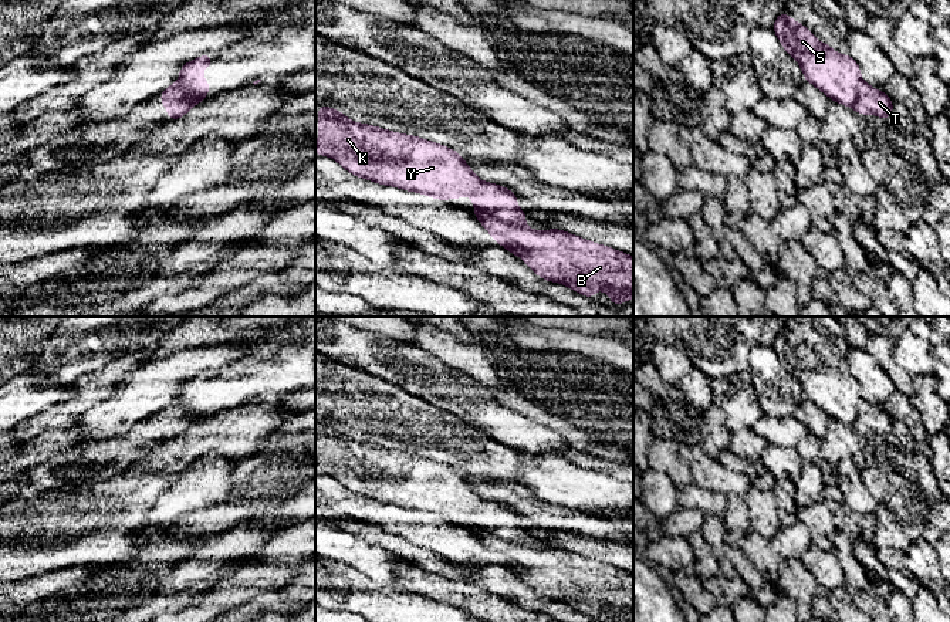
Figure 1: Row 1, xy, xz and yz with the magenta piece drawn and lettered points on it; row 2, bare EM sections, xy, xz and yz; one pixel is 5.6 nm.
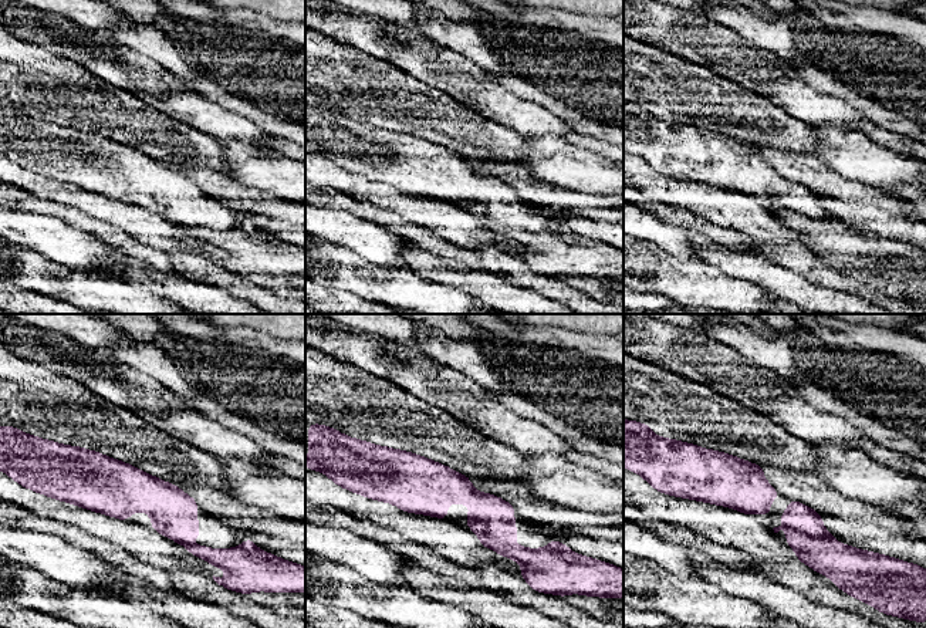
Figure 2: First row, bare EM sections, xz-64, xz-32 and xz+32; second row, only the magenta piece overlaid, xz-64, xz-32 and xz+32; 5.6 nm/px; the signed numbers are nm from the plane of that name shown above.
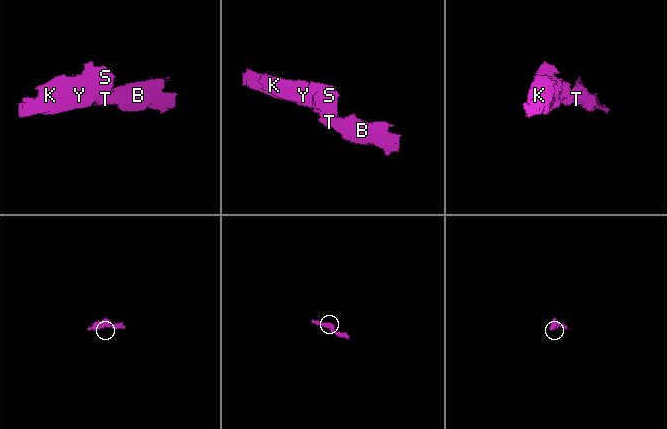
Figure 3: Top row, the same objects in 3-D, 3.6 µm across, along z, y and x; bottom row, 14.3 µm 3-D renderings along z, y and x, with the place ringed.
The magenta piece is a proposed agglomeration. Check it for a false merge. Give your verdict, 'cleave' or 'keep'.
cleave

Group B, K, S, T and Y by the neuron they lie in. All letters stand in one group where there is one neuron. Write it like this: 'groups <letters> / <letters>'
groups B T / K S Y

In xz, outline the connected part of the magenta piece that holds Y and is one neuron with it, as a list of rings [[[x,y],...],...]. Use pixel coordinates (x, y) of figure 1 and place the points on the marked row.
[[[318,105],[315,153],[335,159],[349,173],[439,200],[470,196],[473,207],[525,227],[517,195],[483,182],[452,148],[417,136],[395,133],[349,121],[342,112]]]

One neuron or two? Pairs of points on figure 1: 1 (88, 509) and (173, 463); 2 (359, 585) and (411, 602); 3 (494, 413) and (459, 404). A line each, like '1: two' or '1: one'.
1: two
2: one
3: one

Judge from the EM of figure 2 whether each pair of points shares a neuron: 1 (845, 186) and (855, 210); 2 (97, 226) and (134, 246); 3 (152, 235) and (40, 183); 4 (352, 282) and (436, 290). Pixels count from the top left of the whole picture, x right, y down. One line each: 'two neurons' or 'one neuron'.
1: two neurons
2: one neuron
3: one neuron
4: one neuron

